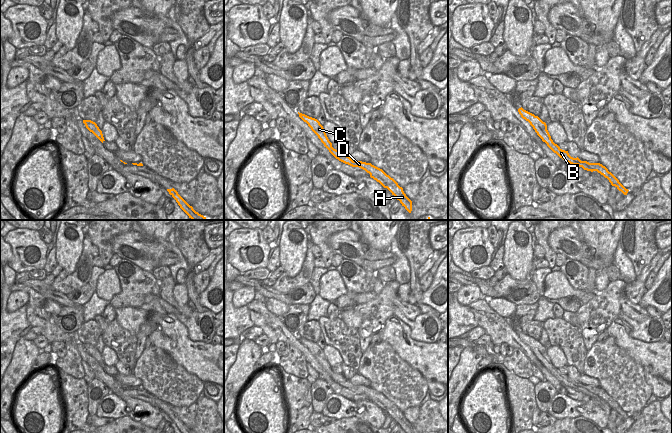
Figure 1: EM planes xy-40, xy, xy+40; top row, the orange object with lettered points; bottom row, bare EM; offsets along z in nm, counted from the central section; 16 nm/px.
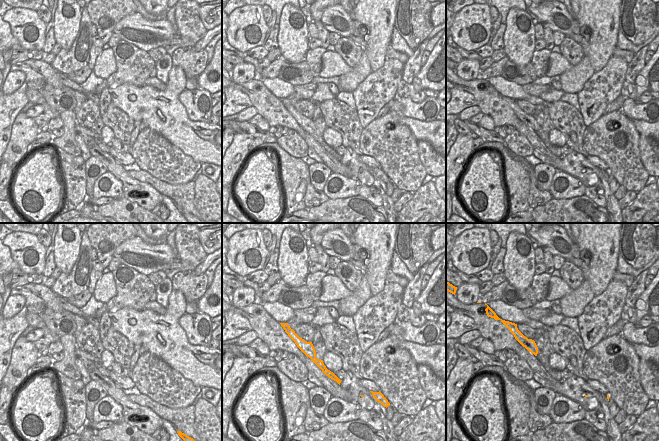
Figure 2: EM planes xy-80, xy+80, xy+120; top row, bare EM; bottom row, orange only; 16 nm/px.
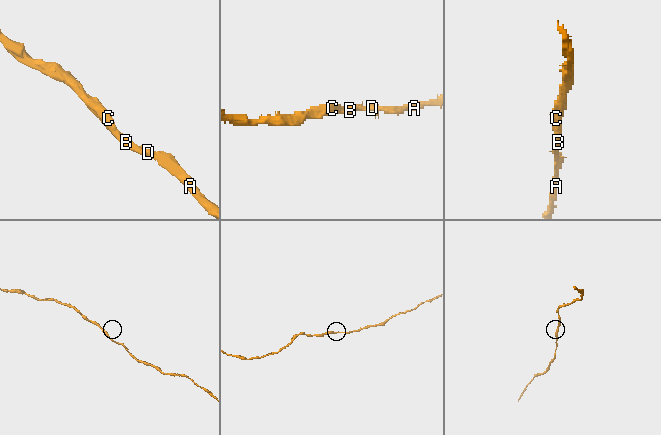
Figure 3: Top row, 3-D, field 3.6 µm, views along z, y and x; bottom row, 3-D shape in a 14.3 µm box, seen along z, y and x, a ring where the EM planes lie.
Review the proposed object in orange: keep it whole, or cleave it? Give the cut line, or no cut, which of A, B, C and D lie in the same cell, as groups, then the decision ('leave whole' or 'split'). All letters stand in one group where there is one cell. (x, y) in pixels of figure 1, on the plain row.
cut none; groups A B C D; leave whole

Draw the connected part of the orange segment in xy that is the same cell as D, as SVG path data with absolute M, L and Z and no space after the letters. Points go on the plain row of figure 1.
M299 337L299 341L308 348L311 354L318 360L324 370L329 374L329 376L339 385L348 388L352 391L359 391L370 398L370 401L379 406L384 412L387 412L392 419L394 419L397 424L400 425L405 433L412 433L412 425L406 420L403 412L398 409L398 407L387 399L382 393L372 389L371 387L366 387L362 385L353 385L349 380L347 380L343 374L336 374L332 371L332 367L329 365L326 356L320 346L312 341L305 338Z

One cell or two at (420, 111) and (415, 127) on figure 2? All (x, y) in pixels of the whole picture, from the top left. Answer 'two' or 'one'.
two

